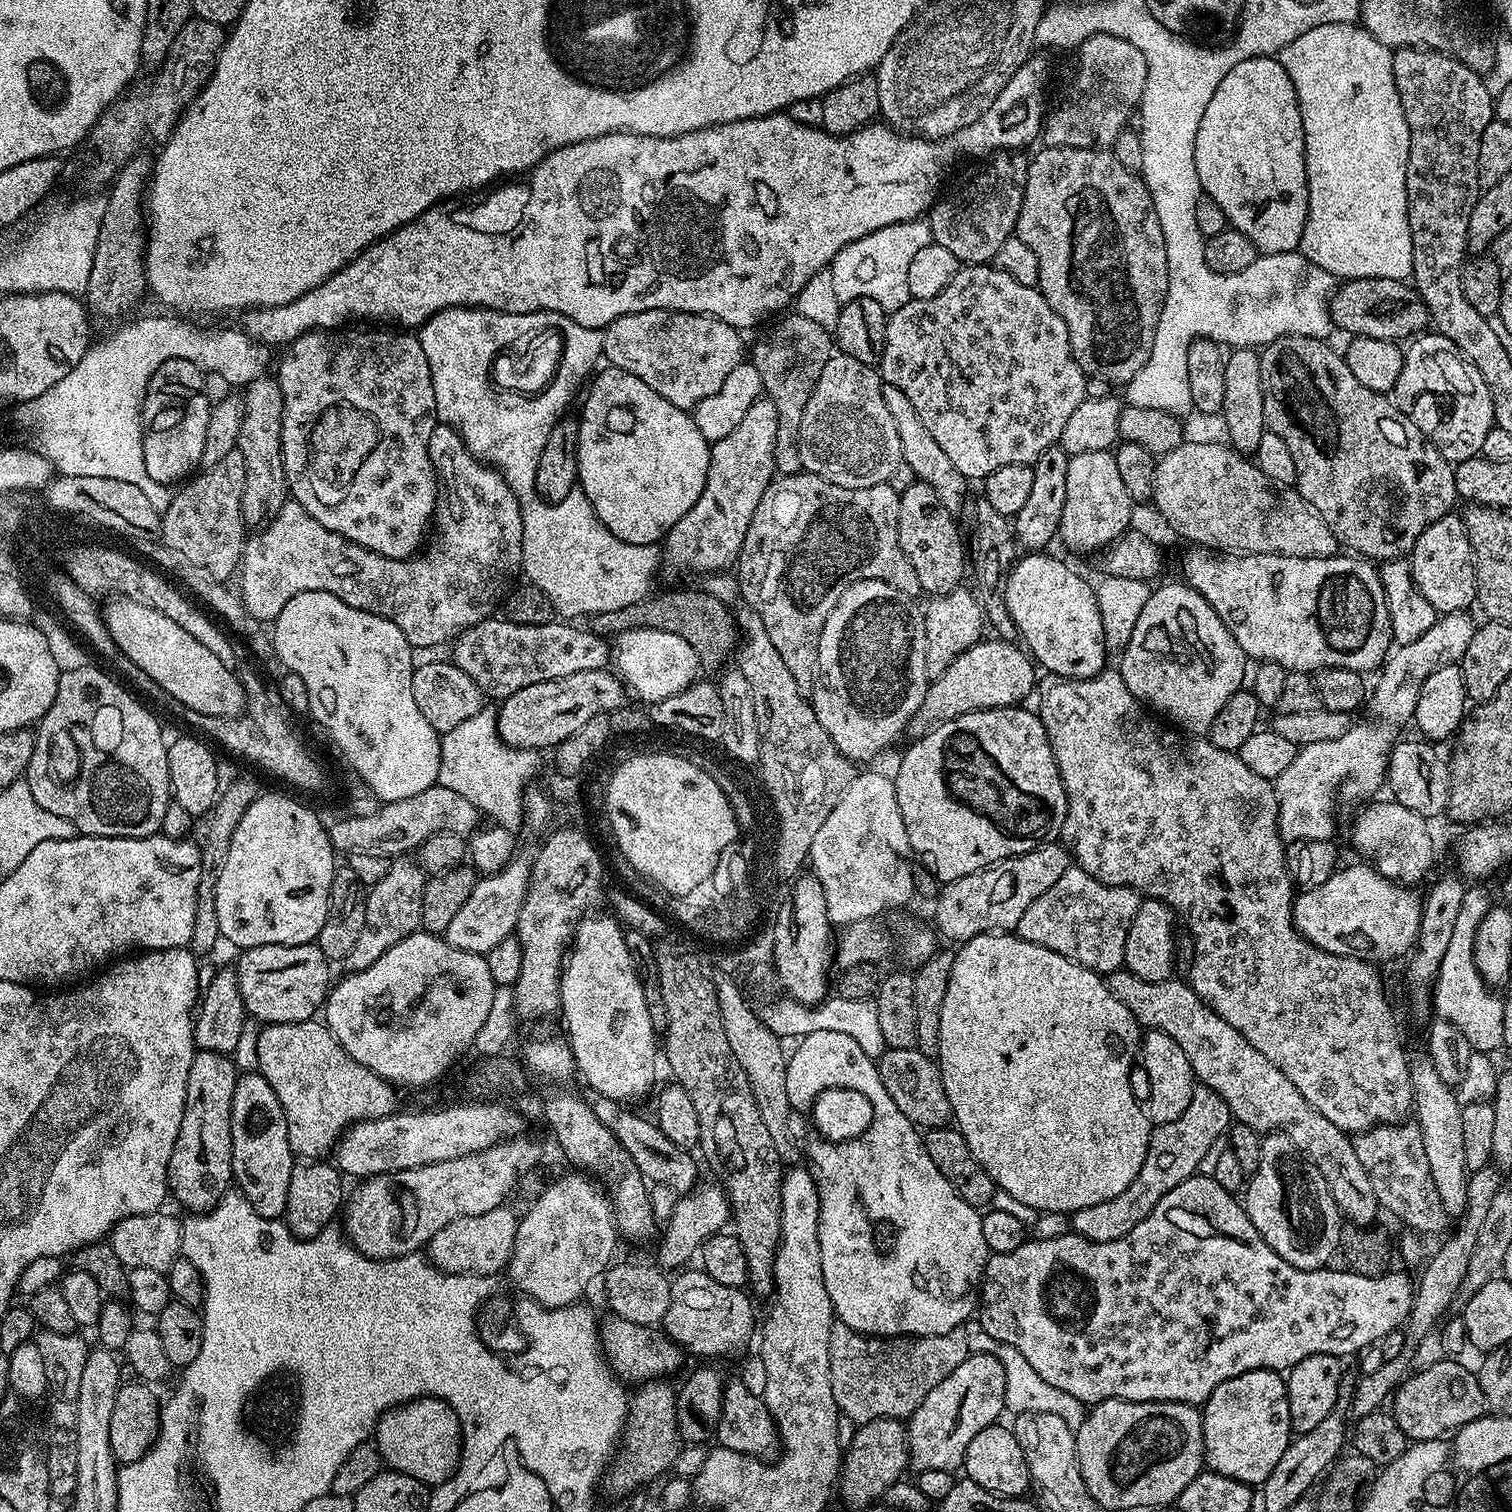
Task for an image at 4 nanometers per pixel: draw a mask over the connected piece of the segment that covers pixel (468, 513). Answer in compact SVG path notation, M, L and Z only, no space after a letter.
M437 423L434 434L430 434L430 458L436 466L437 477L442 478L442 488L448 491L448 497L443 497L442 503L439 505L438 511L434 517L434 532L440 537L427 545L423 554L417 554L406 560L395 560L394 558L386 558L382 554L374 554L374 550L366 550L362 546L358 546L354 542L350 542L346 538L342 538L342 534L334 534L334 530L328 530L326 526L322 526L322 522L318 522L313 516L306 511L294 499L287 499L282 506L282 510L278 510L278 514L267 524L259 529L260 532L256 537L249 539L244 546L244 555L240 557L240 567L238 569L238 581L240 580L240 588L238 587L238 595L244 601L246 610L254 618L258 618L262 622L275 621L276 616L282 610L282 606L286 606L286 602L290 602L290 598L294 598L298 594L306 594L307 592L329 592L338 598L342 598L342 602L346 602L346 606L354 606L358 610L366 610L366 614L378 614L378 618L386 618L390 622L394 622L394 626L398 626L398 630L402 630L402 634L406 634L406 642L411 644L413 648L418 646L434 646L439 649L444 643L455 641L460 633L467 630L470 626L474 626L478 622L489 619L493 615L492 612L501 607L502 601L508 596L510 589L517 583L516 575L519 577L522 572L524 559L522 558L522 514L520 513L520 498L514 494L514 490L510 490L510 486L504 481L504 476L496 471L491 464L485 464L471 452L464 444L464 439L460 437L460 433L448 424Z

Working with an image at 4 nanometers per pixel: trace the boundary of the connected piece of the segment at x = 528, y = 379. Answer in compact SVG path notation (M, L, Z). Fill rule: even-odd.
M544 324L543 328L531 329L521 336L513 337L512 341L504 343L497 353L493 353L488 361L485 384L488 388L496 384L496 388L504 394L514 394L518 398L530 396L530 406L535 400L548 393L548 388L560 380L563 368L561 356L566 350L568 337L560 325Z

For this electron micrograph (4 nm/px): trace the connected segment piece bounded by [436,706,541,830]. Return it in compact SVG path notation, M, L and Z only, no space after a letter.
M484 706L474 718L443 733L436 783L446 786L446 790L454 790L454 794L462 794L462 798L480 809L489 821L516 830L526 820L528 783L540 768L540 756L539 751L531 748L511 748L505 744L498 734L496 712Z

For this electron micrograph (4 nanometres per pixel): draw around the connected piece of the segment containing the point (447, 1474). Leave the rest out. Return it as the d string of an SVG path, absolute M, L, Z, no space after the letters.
M419 1396L417 1400L409 1400L397 1408L391 1408L377 1420L374 1445L391 1471L406 1474L421 1486L445 1484L460 1465L462 1425L447 1400Z

